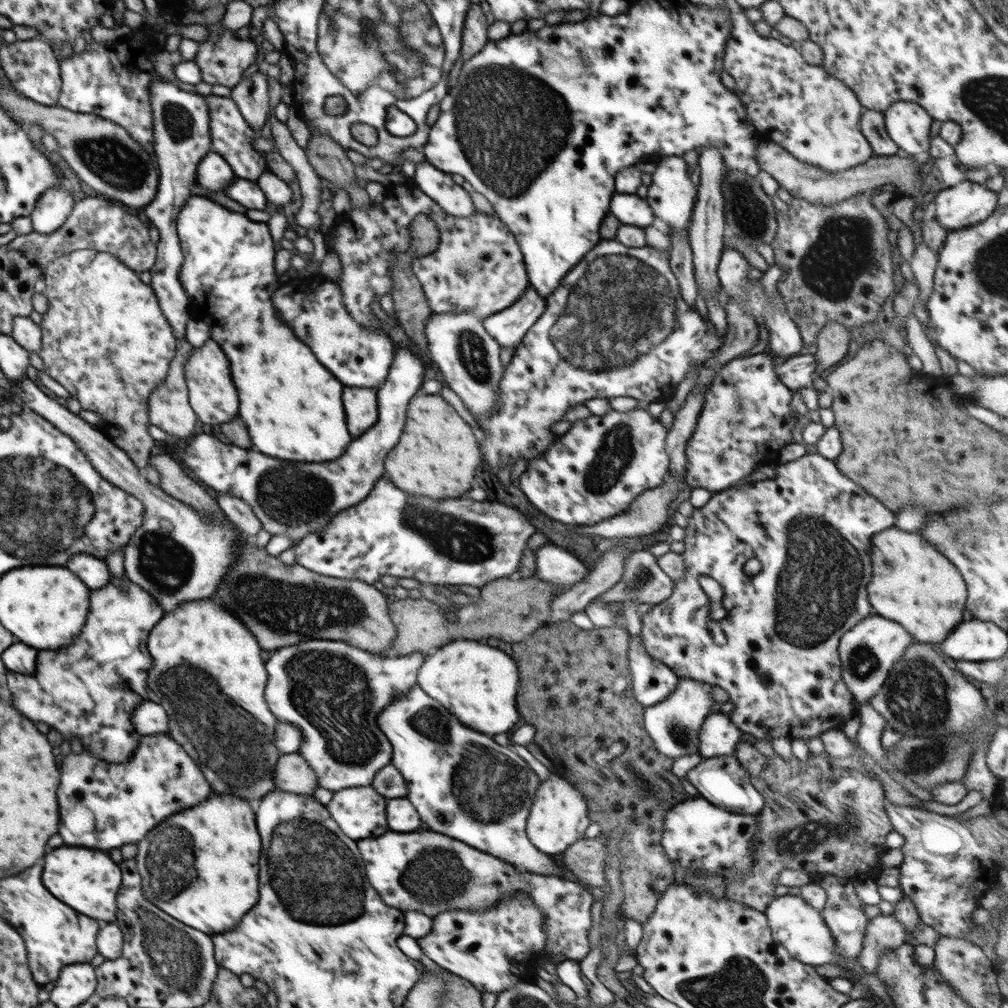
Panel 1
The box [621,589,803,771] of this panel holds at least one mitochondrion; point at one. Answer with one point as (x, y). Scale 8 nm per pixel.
(677, 731)

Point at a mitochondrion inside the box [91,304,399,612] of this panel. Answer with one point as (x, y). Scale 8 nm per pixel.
(291, 495)

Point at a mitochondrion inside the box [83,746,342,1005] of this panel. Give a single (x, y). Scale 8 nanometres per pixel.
(174, 956)

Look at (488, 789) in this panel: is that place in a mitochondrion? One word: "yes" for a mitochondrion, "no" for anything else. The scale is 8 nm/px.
yes

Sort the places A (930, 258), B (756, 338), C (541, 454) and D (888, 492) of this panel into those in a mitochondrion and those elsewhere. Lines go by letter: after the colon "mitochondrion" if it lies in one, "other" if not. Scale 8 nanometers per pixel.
A: other
B: other
C: other
D: other

